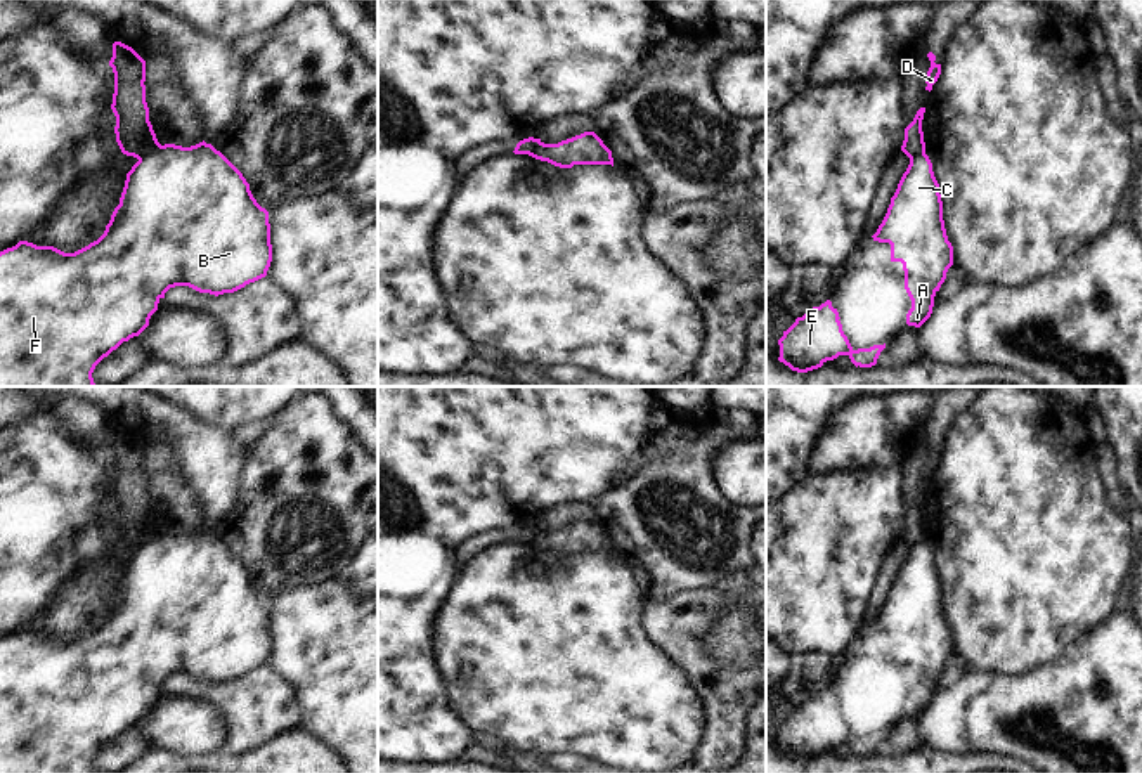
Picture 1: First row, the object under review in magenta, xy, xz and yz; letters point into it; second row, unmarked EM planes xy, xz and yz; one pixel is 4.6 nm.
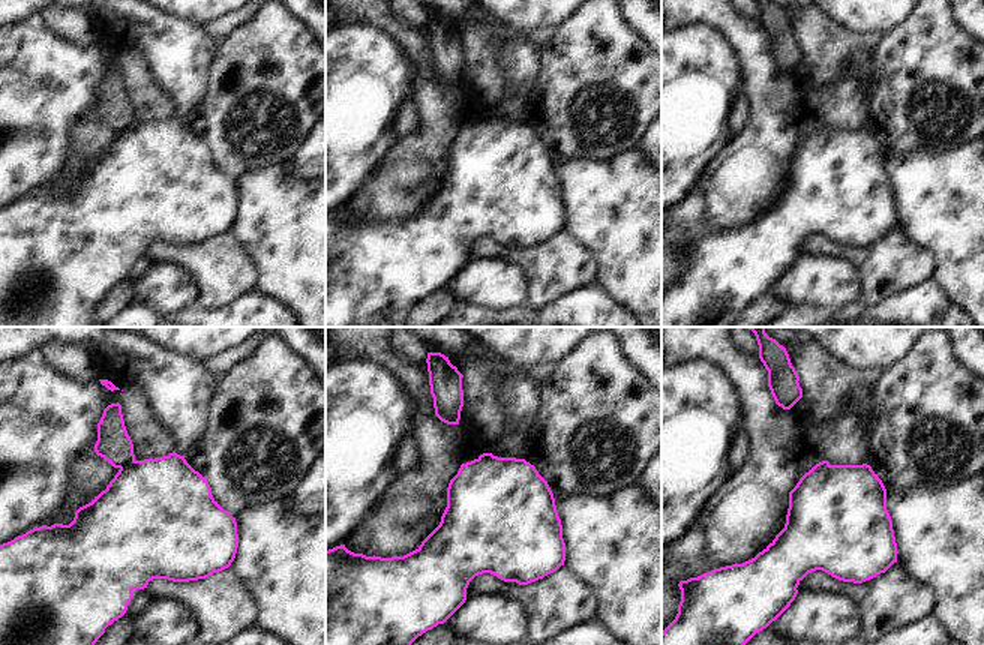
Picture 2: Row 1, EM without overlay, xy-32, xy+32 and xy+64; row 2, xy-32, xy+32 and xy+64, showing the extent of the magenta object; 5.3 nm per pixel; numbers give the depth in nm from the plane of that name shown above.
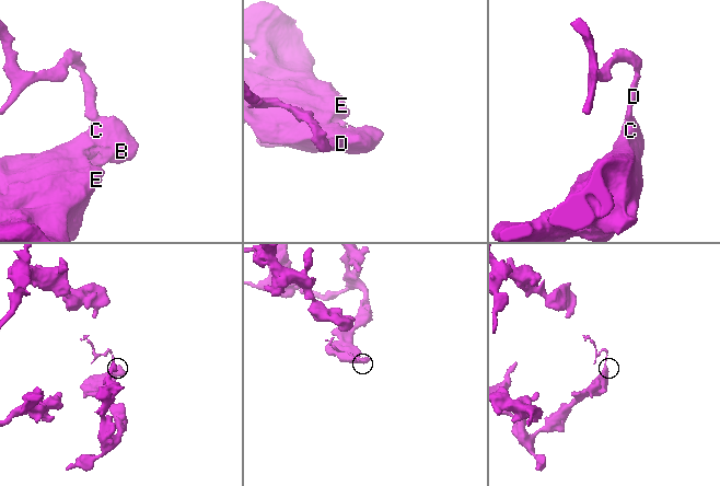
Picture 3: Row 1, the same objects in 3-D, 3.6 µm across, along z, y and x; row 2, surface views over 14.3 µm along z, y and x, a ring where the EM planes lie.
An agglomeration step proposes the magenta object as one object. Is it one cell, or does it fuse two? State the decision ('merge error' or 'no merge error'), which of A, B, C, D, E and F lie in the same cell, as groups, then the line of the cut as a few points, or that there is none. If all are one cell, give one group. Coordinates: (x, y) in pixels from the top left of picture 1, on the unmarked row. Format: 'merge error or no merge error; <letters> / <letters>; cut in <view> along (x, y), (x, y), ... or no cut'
merge error; A B C E F / D; cut in xy along (162, 534), (139, 548)

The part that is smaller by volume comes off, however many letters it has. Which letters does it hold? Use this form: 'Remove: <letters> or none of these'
Remove: D

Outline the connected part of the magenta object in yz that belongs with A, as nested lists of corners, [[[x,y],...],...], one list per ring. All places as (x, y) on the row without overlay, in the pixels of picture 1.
[[[917,542],[903,562],[887,601],[872,624],[891,633],[891,650],[901,650],[912,688],[906,712],[920,716],[932,702],[934,685],[953,653],[939,572],[929,544]]]

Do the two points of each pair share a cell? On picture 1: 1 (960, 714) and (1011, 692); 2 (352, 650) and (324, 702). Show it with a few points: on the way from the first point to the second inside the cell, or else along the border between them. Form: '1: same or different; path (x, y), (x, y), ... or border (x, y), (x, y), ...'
1: same; path (973, 714), (990, 713), (999, 704)
2: same; path (352, 662), (352, 675), (337, 690)

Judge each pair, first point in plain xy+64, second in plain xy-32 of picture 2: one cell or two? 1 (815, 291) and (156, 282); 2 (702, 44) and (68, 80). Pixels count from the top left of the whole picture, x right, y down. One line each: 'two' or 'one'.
1: one
2: one

